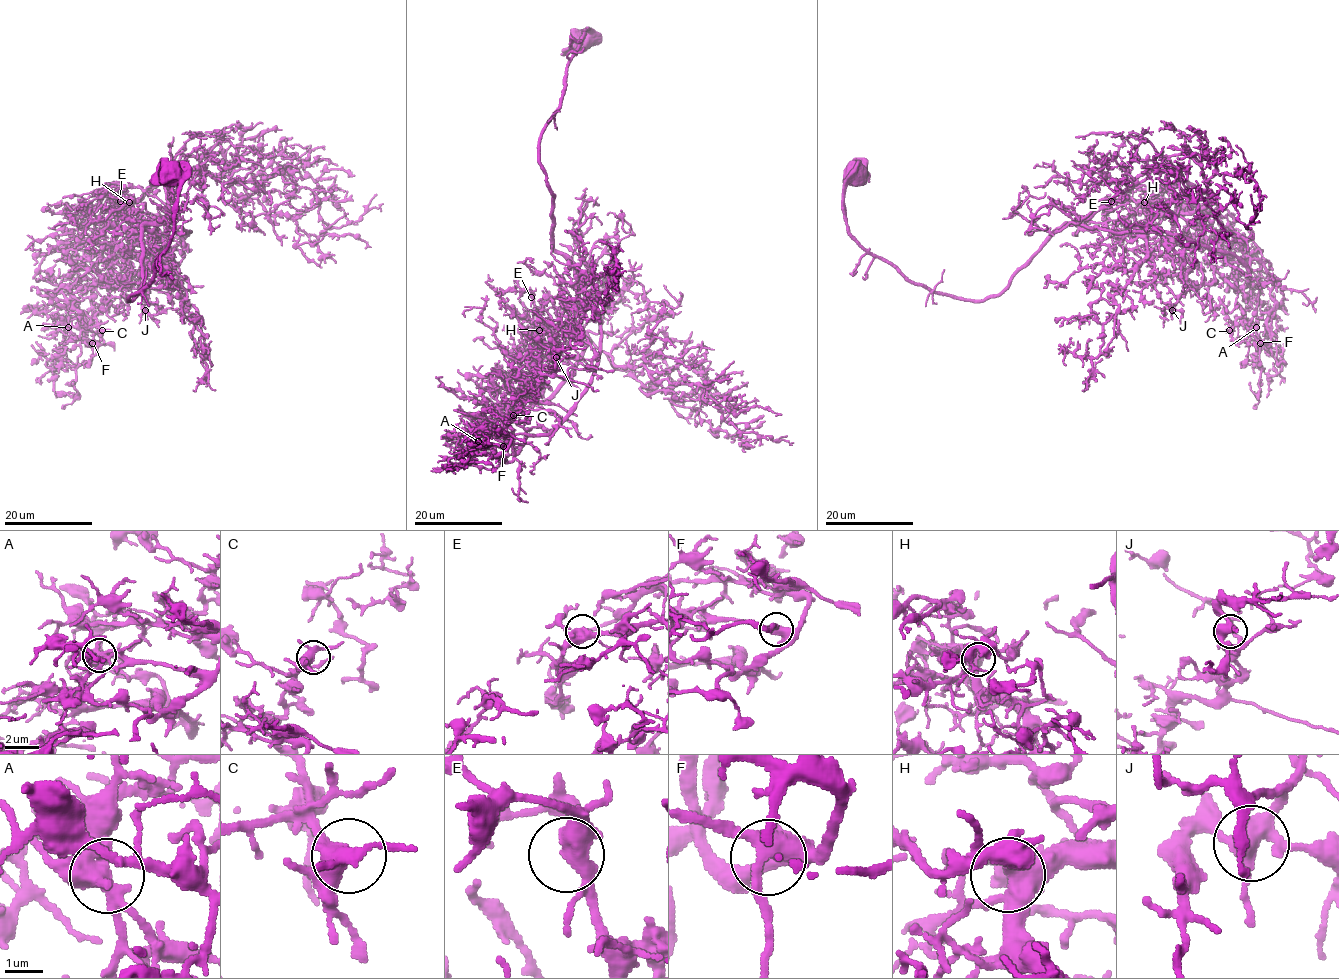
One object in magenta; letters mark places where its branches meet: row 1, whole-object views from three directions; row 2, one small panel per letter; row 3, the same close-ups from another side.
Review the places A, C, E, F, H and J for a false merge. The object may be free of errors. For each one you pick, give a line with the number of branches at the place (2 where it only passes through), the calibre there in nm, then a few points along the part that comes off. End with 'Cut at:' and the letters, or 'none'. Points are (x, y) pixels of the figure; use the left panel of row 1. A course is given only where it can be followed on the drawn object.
Cut at: none

